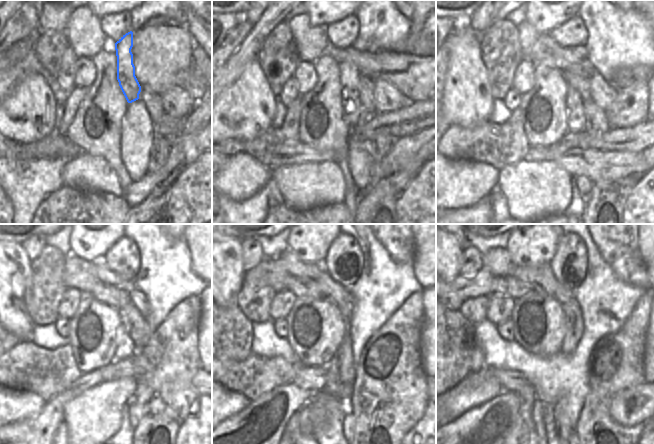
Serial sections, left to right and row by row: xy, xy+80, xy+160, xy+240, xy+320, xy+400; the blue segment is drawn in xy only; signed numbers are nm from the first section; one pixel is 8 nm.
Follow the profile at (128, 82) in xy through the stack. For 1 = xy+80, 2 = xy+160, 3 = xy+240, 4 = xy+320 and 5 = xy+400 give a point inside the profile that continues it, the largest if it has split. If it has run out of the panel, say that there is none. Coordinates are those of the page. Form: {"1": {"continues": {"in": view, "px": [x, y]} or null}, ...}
{"1": {"continues": {"in": "xy+80", "px": [352, 107]}}, "2": {"continues": {"in": "xy+160", "px": [575, 118]}}, "3": {"continues": {"in": "xy+240", "px": [125, 348]}}, "4": {"continues": {"in": "xy+320", "px": [334, 387]}}, "5": {"continues": {"in": "xy+400", "px": [566, 415]}}}

